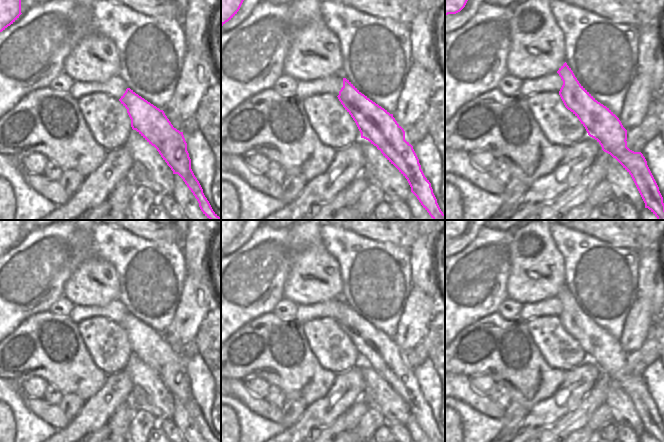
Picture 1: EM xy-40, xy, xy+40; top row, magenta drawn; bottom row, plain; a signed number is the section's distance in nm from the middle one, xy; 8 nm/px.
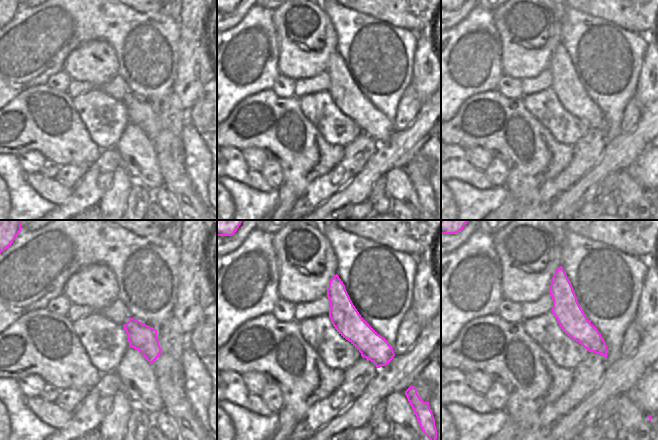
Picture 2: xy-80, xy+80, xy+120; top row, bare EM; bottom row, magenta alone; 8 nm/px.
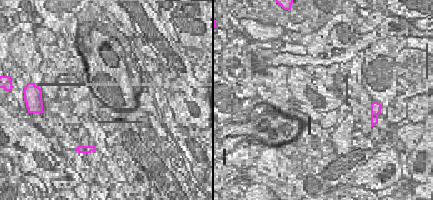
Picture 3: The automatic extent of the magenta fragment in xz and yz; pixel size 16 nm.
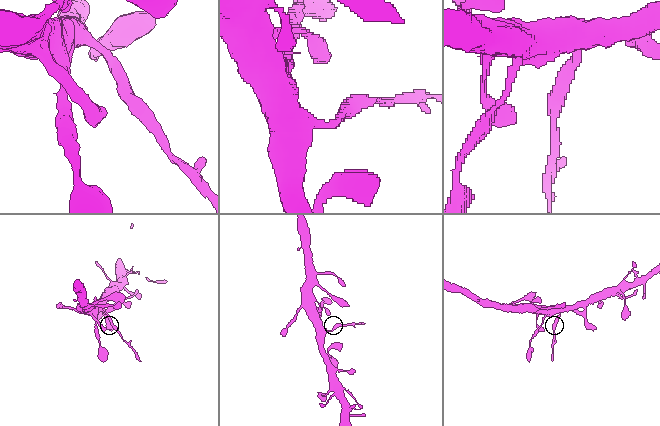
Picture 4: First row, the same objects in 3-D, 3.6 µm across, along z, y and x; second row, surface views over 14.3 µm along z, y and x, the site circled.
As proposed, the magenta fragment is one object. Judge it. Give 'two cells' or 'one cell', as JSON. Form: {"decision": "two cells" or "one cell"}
{"decision": "two cells"}

